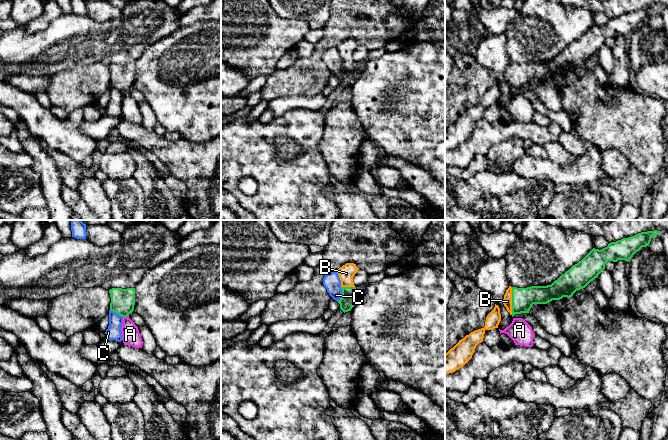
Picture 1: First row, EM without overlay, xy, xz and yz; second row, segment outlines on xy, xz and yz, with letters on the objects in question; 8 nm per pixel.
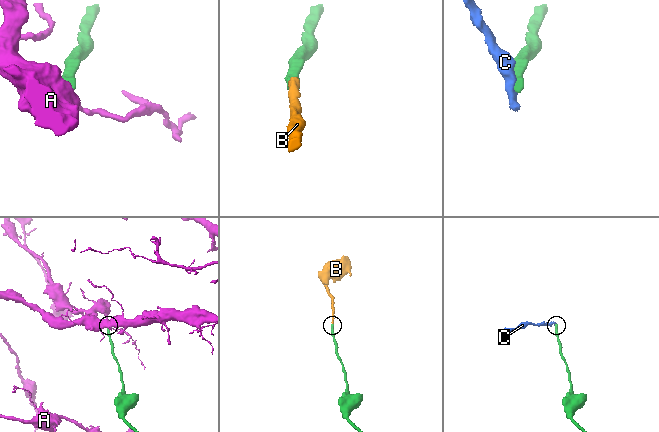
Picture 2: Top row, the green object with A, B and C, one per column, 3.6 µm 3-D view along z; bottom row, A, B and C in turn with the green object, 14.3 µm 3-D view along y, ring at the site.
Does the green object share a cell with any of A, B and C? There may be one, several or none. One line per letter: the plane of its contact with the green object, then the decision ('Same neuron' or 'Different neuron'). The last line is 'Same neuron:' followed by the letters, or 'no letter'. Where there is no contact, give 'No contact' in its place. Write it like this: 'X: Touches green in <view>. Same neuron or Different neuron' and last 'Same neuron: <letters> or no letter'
A: Touches green in xy. Different neuron
B: Touches green in yz. Same neuron
C: Touches green in xz. Different neuron
Same neuron: B

